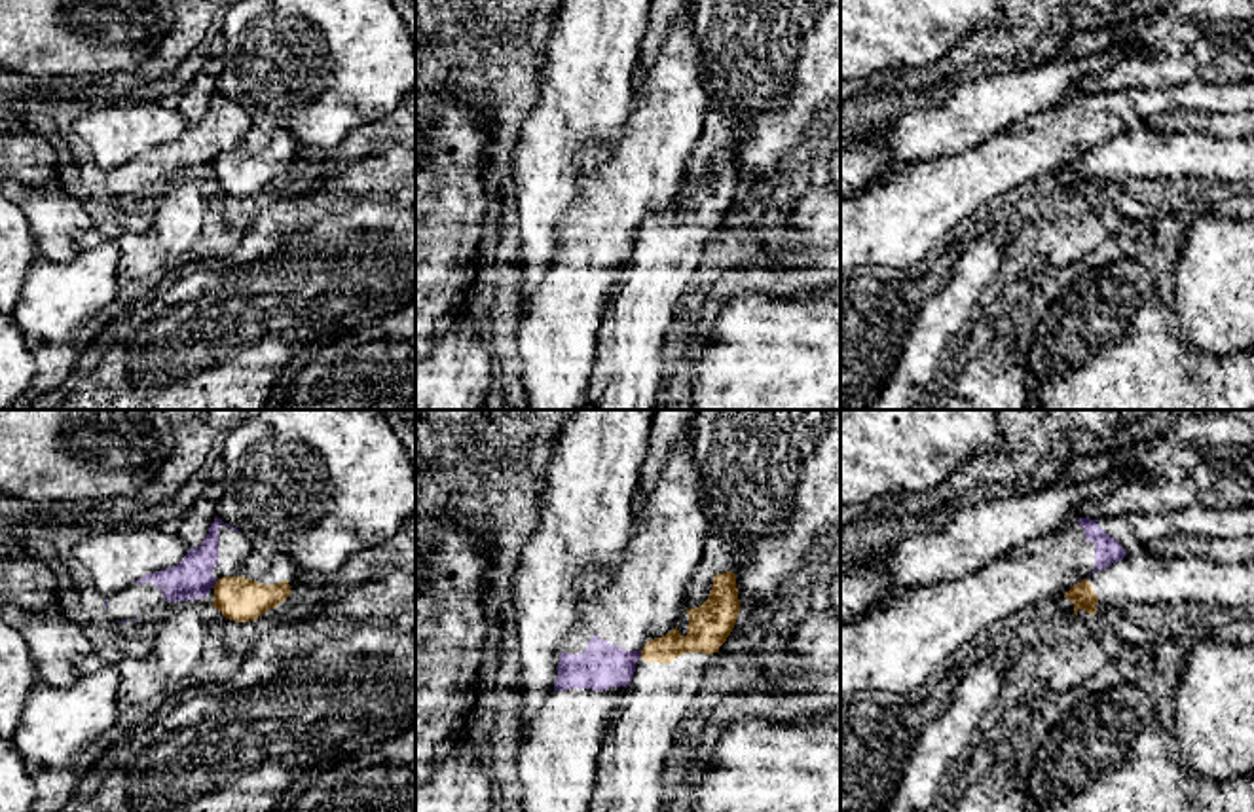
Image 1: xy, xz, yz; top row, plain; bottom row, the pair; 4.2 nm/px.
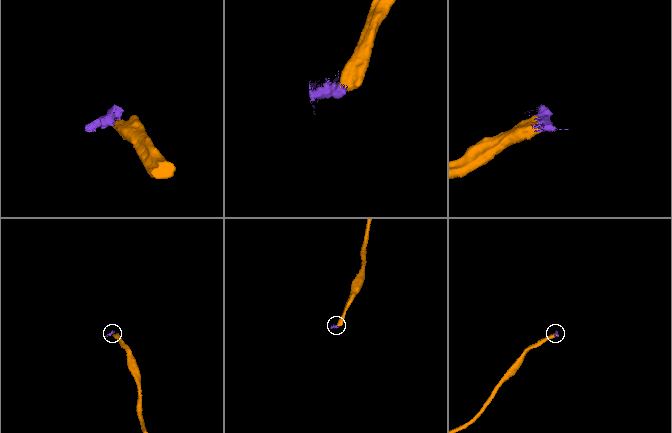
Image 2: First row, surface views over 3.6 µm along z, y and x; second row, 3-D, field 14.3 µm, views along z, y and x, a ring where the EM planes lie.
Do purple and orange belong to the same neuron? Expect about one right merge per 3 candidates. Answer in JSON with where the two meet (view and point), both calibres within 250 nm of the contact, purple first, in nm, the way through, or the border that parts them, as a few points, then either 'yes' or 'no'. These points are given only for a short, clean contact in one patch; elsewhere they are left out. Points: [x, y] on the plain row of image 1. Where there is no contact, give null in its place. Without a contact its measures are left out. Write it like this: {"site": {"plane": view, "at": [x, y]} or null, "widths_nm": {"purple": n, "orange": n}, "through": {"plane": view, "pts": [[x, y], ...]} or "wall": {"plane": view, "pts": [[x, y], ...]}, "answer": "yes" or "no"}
{"site": {"plane": "xy", "at": [215, 158]}, "widths_nm": {"purple": 180, "orange": 190}, "wall": {"plane": "xy", "pts": [[219, 156], [211, 162]]}, "answer": "no"}

